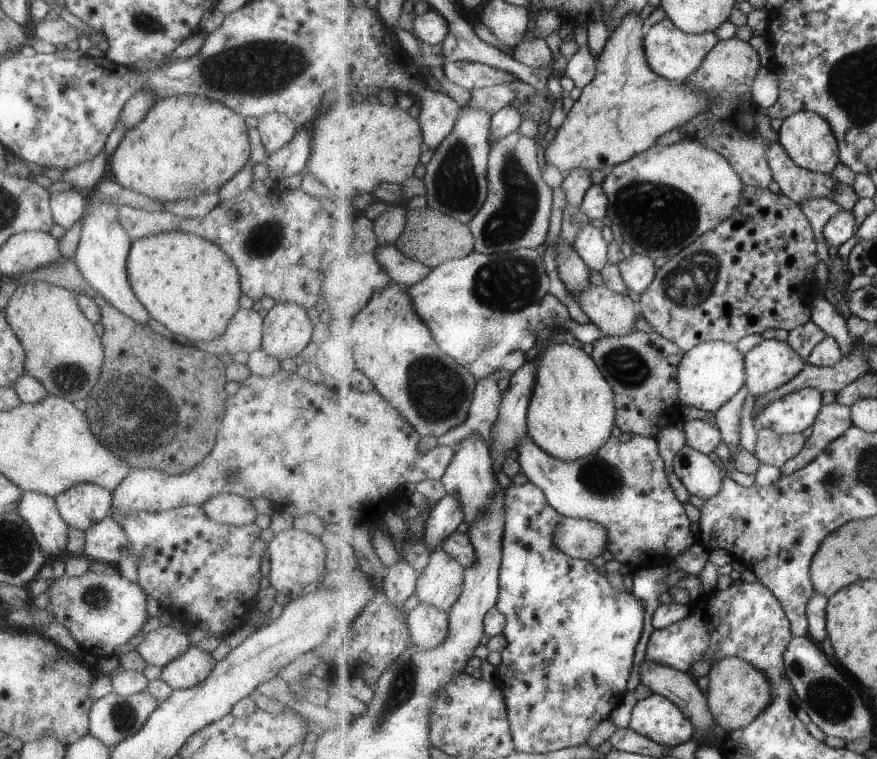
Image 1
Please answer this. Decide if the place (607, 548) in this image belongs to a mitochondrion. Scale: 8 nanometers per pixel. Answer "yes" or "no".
no

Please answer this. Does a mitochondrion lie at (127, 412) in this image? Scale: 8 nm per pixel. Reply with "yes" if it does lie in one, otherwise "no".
yes

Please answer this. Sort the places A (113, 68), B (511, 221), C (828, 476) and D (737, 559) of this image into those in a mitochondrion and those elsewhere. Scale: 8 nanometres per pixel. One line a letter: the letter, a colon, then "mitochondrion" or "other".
A: other
B: mitochondrion
C: mitochondrion
D: other

